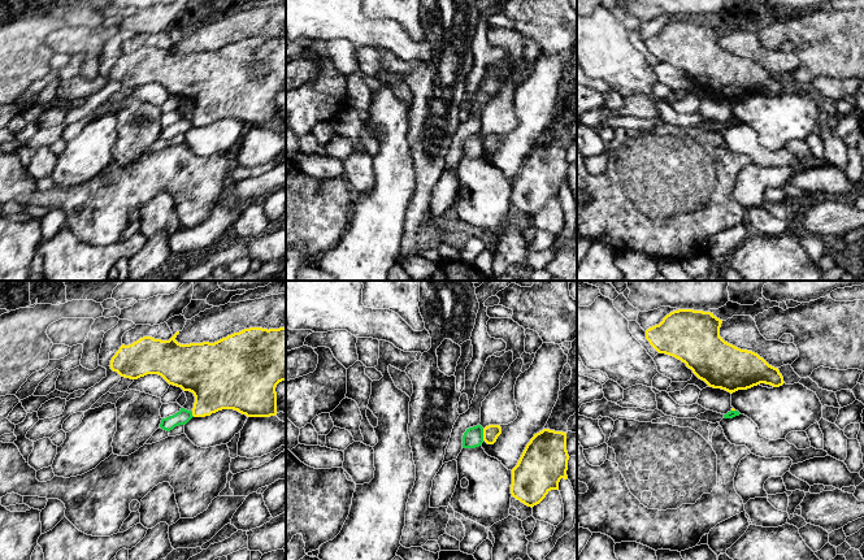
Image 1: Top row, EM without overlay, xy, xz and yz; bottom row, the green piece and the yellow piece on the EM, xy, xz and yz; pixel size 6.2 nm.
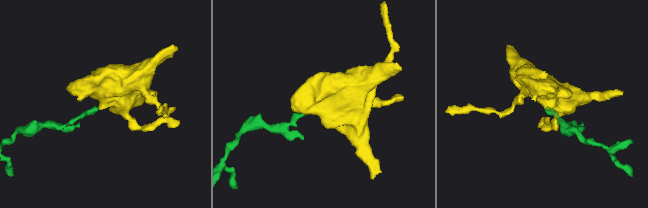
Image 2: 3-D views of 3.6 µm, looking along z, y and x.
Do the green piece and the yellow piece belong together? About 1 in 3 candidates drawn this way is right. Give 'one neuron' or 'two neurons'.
two neurons

